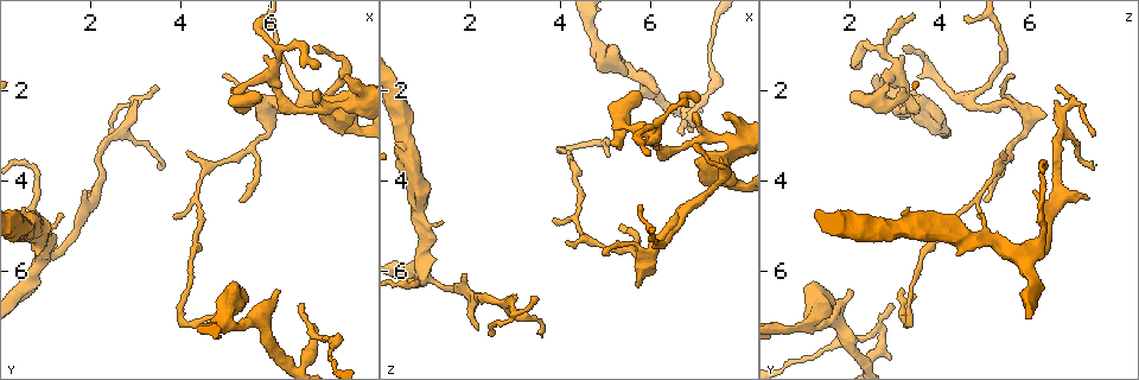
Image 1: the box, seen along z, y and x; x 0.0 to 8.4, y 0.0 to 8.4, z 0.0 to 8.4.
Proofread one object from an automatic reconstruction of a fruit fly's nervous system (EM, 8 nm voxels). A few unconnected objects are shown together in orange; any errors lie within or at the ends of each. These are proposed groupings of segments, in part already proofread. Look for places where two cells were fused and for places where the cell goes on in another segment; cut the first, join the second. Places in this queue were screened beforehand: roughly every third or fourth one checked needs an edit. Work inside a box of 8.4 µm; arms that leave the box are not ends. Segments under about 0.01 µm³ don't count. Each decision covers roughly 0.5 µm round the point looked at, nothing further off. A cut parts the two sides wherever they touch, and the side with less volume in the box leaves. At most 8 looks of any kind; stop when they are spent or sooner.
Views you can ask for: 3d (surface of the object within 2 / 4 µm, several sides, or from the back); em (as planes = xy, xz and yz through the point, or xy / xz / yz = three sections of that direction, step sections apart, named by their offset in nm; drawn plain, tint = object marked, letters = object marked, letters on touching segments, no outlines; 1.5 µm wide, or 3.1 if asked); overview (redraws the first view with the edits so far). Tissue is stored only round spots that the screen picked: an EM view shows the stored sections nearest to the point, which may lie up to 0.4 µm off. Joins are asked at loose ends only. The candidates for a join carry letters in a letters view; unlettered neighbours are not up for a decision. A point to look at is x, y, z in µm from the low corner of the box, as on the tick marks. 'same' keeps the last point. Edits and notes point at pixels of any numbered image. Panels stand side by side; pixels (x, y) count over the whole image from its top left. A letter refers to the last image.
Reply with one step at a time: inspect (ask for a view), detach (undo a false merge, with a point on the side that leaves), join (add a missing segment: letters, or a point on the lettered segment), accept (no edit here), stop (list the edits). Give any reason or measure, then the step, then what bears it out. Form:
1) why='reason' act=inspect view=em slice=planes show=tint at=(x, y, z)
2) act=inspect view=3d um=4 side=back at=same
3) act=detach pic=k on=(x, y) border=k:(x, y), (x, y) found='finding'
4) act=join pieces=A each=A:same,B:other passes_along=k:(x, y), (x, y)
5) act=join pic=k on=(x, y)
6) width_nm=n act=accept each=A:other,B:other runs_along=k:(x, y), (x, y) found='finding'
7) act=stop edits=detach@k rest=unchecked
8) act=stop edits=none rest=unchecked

why='tapers out' act=inspect view=em slice=yz step=4 show=letters at=(3.85, 4.80, 4.80)

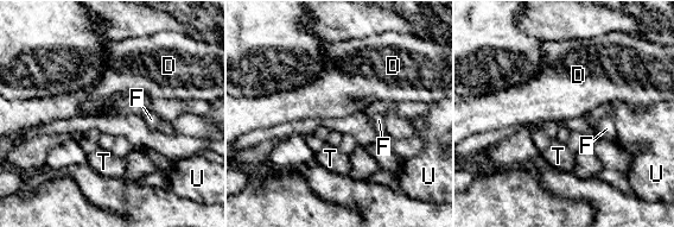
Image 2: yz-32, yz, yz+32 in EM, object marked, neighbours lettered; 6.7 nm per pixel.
why='another direction' act=inspect view=em slice=planes show=letters at=same

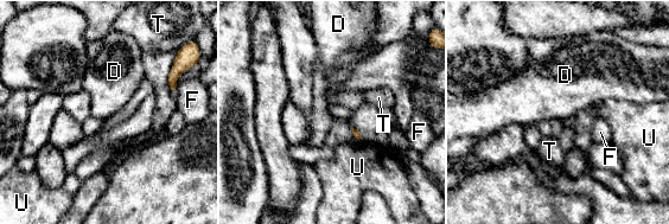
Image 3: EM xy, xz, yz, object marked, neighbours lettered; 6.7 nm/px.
act=accept each=D:other,F:other,T:other,U:other border=3:(177, 84), (174, 89) found='no lettered segment goes on from it'

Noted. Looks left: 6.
why='branch stops here' act=inspect view=em slice=planes show=plain at=(1.30, 4.75, 4.95)

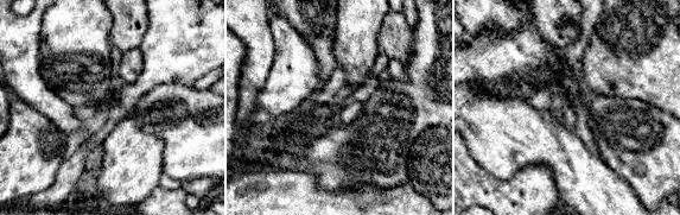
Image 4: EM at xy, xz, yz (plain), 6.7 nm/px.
act=inspect view=em slice=planes show=letters at=same

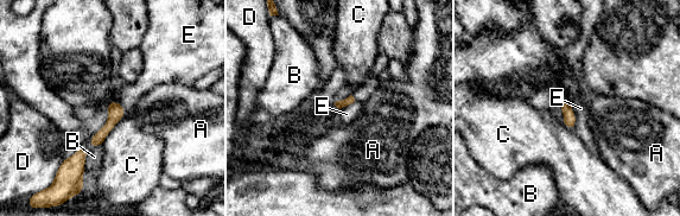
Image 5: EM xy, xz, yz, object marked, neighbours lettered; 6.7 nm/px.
act=accept each=A:other,B:other,C:other,D:other,E:other border=5:(569, 100), (574, 114), (574, 129) found='none of them fits'

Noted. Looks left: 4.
why='branch stops here' act=inspect view=3d um=4 side=back at=(2.15, 4.45, 7.25)

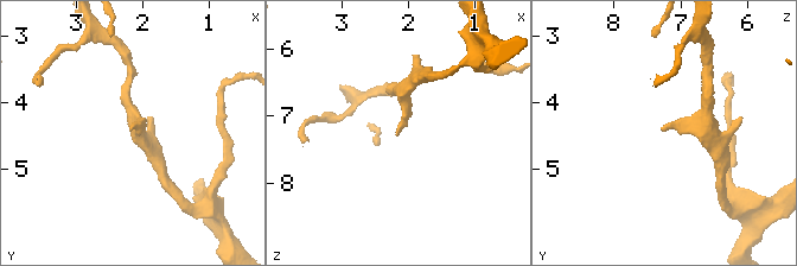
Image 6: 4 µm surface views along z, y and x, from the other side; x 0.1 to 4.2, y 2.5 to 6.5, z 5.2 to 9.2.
why='now the EM' act=inspect view=em slice=planes show=plain at=(2.15, 4.40, 7.30)

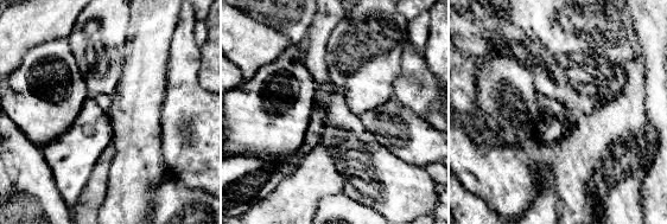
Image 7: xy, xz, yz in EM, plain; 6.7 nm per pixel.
act=inspect view=em slice=planes show=letters at=same

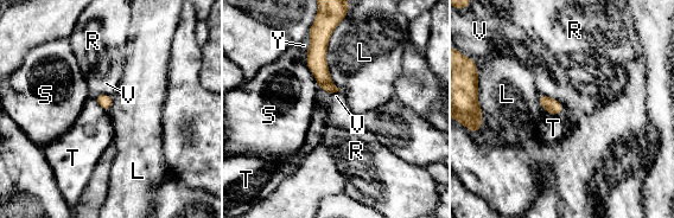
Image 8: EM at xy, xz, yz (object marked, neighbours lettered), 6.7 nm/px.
width_nm=100 act=accept each=L:other,R:other,S:other,T:other,V:other,Y:other border=8:(93, 96), (107, 113) found='none of them fits'

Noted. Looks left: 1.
act=stop edits=none rest=unchecked

